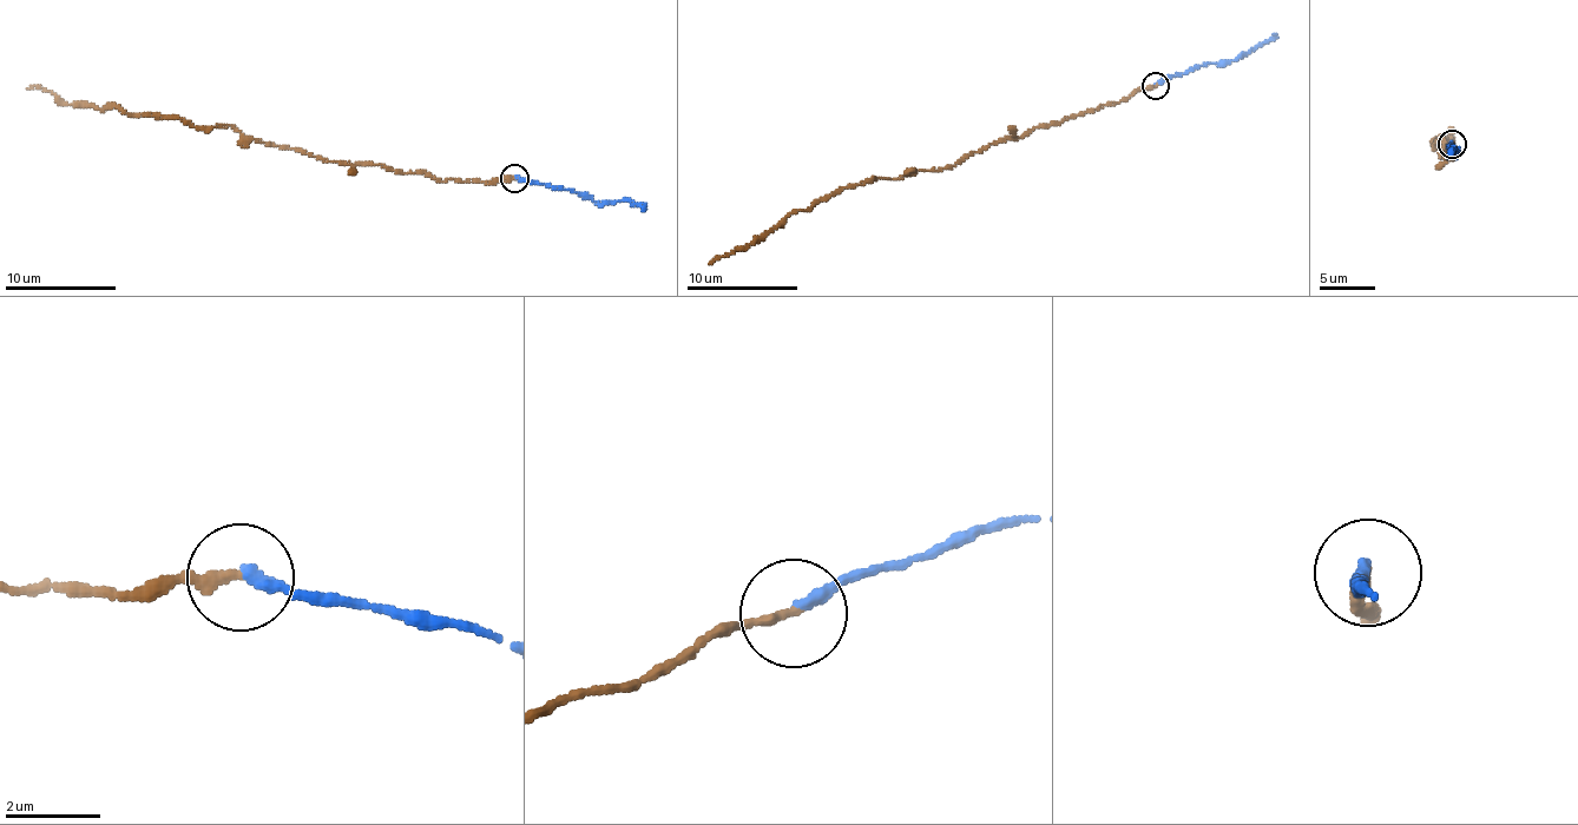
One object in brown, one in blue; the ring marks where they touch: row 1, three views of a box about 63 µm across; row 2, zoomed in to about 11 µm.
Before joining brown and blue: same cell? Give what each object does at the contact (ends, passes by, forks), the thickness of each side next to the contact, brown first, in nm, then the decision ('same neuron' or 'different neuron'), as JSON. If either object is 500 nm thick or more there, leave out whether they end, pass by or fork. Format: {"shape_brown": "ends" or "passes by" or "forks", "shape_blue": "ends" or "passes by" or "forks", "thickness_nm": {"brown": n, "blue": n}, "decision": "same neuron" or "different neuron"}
{"shape_brown": "ends", "shape_blue": "ends", "thickness_nm": {"brown": 220, "blue": 240}, "decision": "same neuron"}

